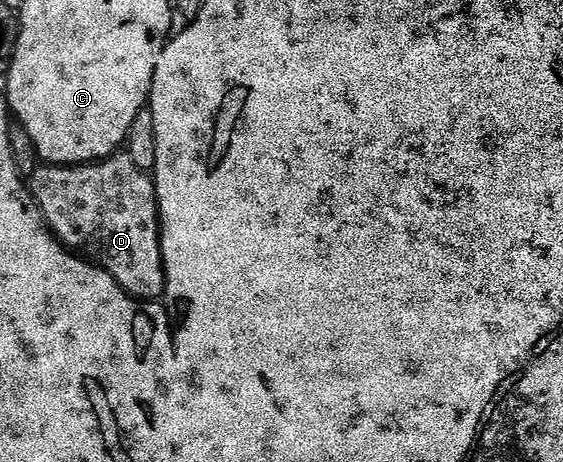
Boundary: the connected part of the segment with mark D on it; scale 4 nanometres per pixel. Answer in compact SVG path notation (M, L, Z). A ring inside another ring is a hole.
M126 151L104 157L88 165L38 164L33 174L28 174L27 184L37 206L49 225L53 236L66 249L84 254L94 265L100 265L141 301L157 301L165 295L165 264L161 254L161 216L157 206L157 189L153 178L137 166L137 161Z

